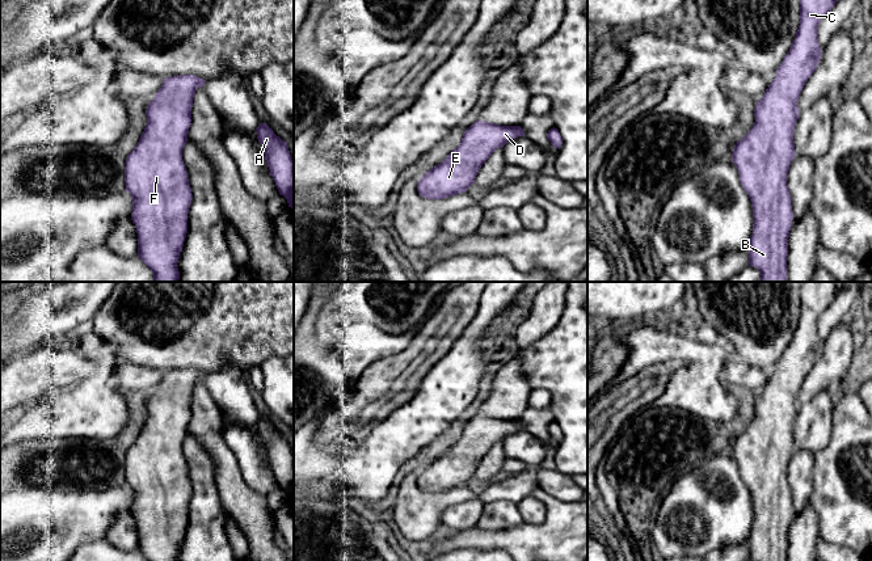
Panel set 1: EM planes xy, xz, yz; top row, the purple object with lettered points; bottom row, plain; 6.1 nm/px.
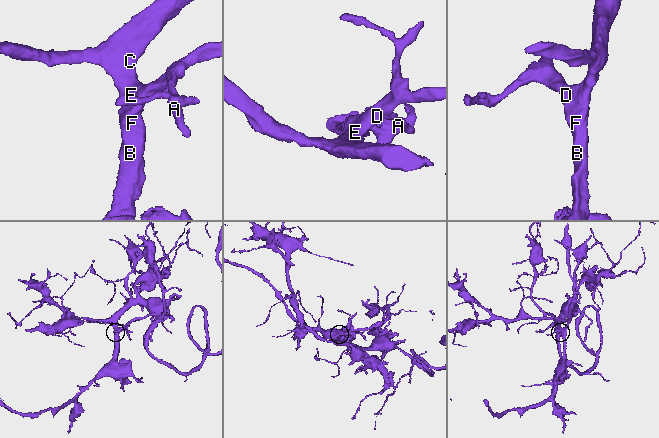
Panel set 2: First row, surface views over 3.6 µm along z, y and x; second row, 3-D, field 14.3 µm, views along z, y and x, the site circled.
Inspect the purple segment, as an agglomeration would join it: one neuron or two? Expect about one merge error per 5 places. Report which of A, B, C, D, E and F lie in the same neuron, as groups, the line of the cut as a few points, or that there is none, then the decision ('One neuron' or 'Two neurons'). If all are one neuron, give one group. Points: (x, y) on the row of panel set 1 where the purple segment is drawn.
Groups: A B C D E F. No split. One neuron

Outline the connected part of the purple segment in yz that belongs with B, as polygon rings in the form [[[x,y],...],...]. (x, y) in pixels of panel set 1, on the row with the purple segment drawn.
[[[800,0],[800,26],[795,41],[763,97],[757,101],[754,126],[733,148],[732,161],[737,166],[740,182],[753,207],[754,224],[749,242],[749,265],[759,270],[761,282],[787,282],[788,236],[793,220],[787,174],[796,156],[793,132],[800,113],[797,100],[821,59],[818,24],[837,1]]]

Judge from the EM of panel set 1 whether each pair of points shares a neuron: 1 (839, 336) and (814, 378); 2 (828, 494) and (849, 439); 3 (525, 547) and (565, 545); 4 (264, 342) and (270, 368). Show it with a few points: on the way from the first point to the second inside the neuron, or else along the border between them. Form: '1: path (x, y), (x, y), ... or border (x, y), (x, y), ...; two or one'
1: path (839, 346), (835, 357), (825, 367); one
2: path (834, 481), (834, 458), (837, 452); one
3: path (535, 545), (555, 545); one
4: border (279, 355), (270, 357), (260, 365); two

